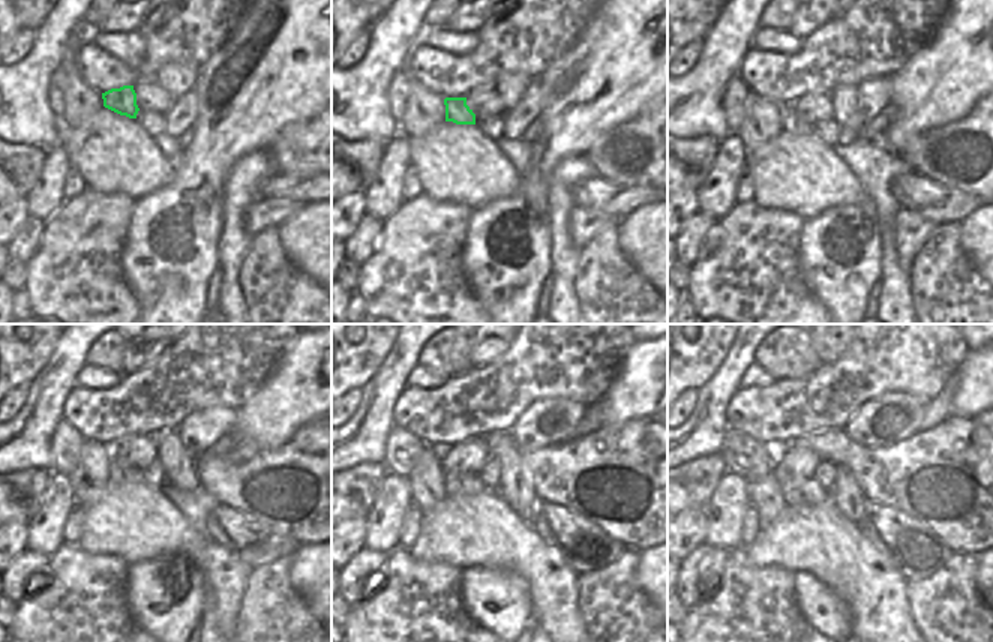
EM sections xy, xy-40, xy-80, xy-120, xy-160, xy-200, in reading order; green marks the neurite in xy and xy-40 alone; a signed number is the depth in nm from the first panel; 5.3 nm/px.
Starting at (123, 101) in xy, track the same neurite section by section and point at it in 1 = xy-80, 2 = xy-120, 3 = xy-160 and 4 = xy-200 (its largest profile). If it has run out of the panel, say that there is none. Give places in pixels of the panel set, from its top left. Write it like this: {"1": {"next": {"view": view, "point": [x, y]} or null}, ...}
{"1": {"next": {"view": "xy-80", "point": [789, 122]}}, "2": {"next": {"view": "xy-120", "point": [119, 474]}}, "3": {"next": {"view": "xy-160", "point": [456, 483]}}, "4": {"next": {"view": "xy-200", "point": [810, 492]}}}

